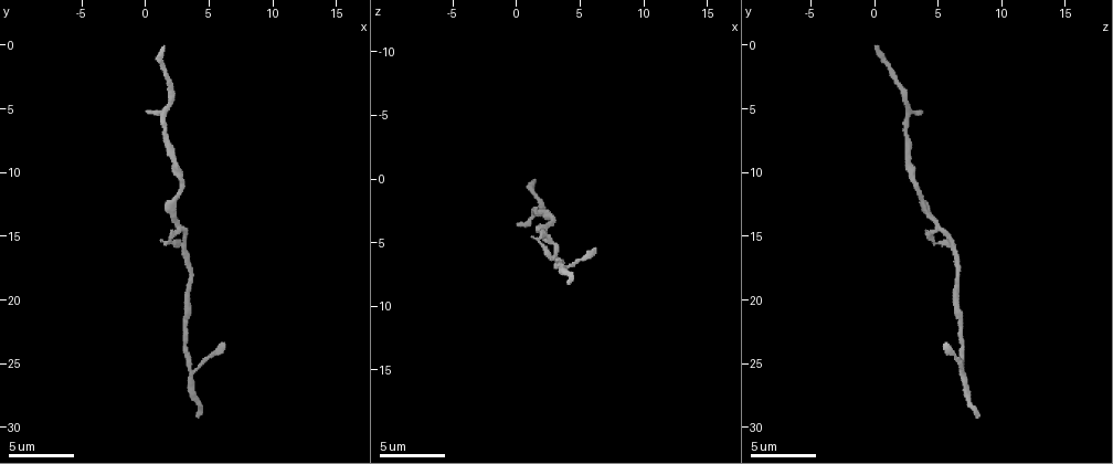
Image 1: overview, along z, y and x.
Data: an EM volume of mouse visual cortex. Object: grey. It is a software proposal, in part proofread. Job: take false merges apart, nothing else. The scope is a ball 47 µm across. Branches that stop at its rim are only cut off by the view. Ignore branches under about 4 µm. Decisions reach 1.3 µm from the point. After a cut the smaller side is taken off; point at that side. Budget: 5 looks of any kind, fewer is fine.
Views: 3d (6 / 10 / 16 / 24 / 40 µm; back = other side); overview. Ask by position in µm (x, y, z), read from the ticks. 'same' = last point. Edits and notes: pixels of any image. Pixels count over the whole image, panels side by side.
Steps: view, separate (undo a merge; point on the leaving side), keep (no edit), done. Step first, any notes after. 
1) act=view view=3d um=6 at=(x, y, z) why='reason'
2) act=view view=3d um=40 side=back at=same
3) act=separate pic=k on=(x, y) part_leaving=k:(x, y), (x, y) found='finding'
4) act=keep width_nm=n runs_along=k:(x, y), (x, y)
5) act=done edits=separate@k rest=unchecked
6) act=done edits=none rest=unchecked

act=view view=3d um=16 at=(2.0, 8.4, 2.6)

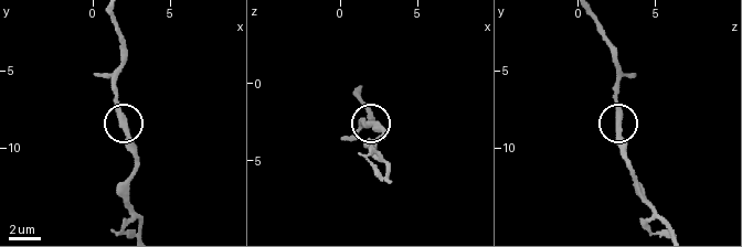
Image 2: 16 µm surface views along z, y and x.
act=keep runs_along=2:(135, 212), (128, 185), (136, 158), (116, 94), (116, 72) found='one neuron here'

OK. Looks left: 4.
act=view view=3d um=16 at=(2.6, 14.2, 5.0) why='side arm on a straight run'

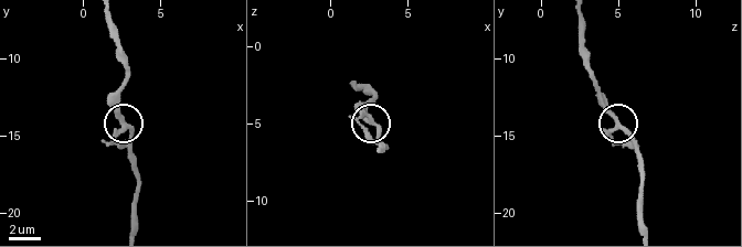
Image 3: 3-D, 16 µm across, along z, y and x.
act=keep side_arm_um=16 found='continuous, no second neuron'

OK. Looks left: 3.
act=view view=3d um=10 at=(3.2, 19.4, 6.4) why='calibre changes'

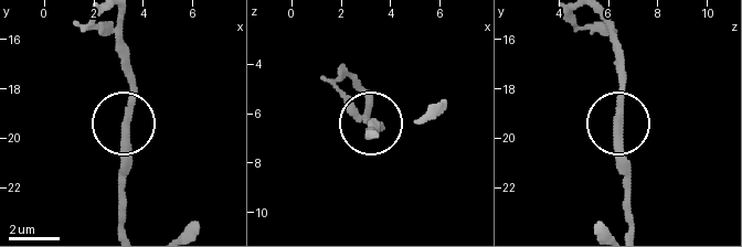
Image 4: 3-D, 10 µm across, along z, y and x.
act=keep runs_along=4:(120, 20), (133, 103), (120, 128), (120, 182) found='one neuron here'

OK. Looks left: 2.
act=done edits=none rest=unchecked

